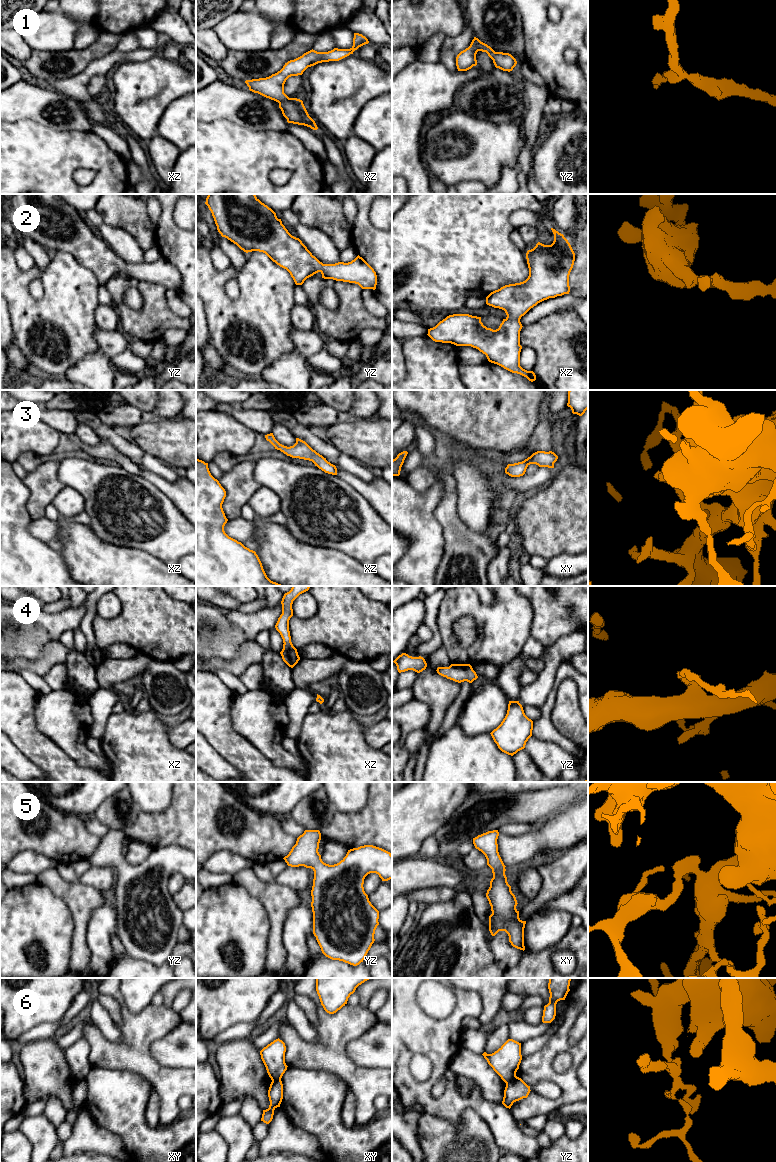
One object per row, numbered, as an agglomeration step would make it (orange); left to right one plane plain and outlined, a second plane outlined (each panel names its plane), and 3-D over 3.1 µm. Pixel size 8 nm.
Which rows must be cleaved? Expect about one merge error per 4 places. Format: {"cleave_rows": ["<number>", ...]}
{"cleave_rows": ["6"]}

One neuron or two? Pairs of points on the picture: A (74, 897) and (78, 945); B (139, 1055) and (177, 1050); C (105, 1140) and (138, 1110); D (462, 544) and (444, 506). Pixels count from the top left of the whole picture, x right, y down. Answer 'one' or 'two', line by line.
A: one
B: two
C: two
D: one

